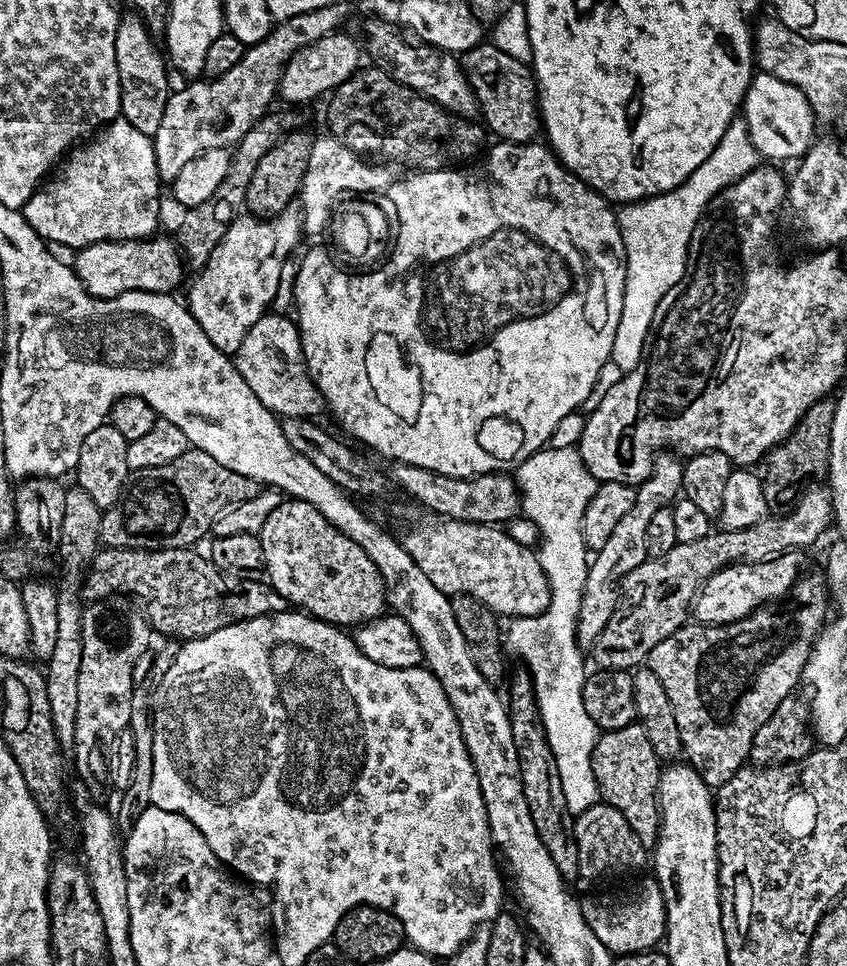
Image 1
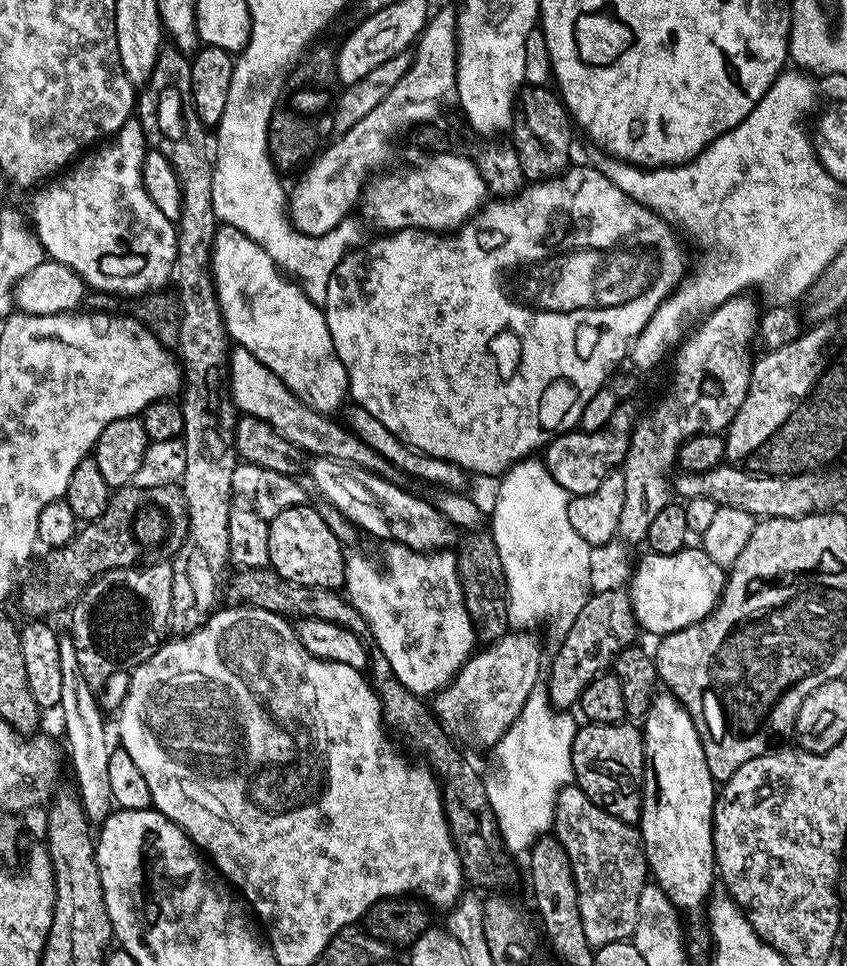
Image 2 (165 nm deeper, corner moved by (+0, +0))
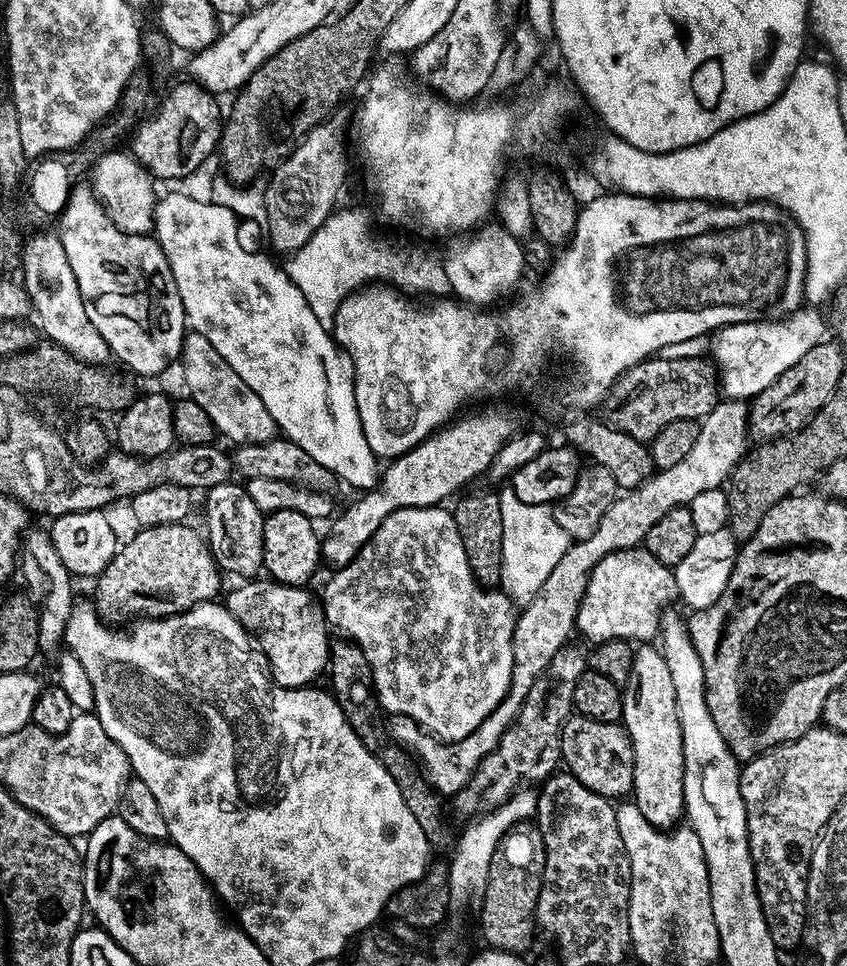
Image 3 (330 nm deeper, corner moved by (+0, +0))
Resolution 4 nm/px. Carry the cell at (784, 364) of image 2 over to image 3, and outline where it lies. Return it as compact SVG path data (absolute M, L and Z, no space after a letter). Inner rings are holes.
M731 398L721 399L721 401L716 404L714 410L701 419L698 439L694 442L693 449L690 450L689 454L686 454L682 462L678 462L676 466L659 469L638 488L621 493L615 502L607 508L598 524L598 529L594 530L590 538L569 543L566 553L562 554L561 561L554 566L549 577L546 578L546 582L542 584L542 590L540 590L531 603L525 605L517 615L515 630L512 635L514 670L511 674L511 690L507 692L503 702L498 704L495 710L487 716L485 722L482 722L472 734L467 735L466 738L441 744L441 741L437 740L435 736L428 732L410 734L410 732L414 730L417 731L418 725L416 721L408 715L390 714L387 717L387 733L397 744L403 744L404 747L408 748L408 750L417 757L425 773L425 779L431 785L433 791L437 791L442 796L453 796L459 793L476 772L477 767L482 762L482 758L497 748L502 734L512 725L518 713L521 712L522 702L526 700L526 695L530 692L530 687L532 687L537 680L538 674L550 664L550 658L569 643L568 638L570 634L573 635L575 631L578 606L581 605L586 586L589 584L589 574L593 572L594 566L596 566L606 554L641 545L645 538L646 531L650 530L650 528L654 526L654 523L658 522L663 514L666 514L667 510L685 507L694 499L695 495L702 494L705 490L721 487L731 477L731 472L746 454L748 448L746 442L749 443L750 440L748 423L749 405L745 401L733 400Z

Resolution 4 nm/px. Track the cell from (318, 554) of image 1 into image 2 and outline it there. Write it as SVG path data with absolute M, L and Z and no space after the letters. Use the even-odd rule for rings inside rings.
M299 504L290 510L282 510L272 520L268 521L270 530L270 558L269 565L273 572L290 582L298 582L302 586L326 586L337 590L344 587L344 566L346 552L343 552L342 542L332 533L330 526L320 517L319 511L308 504Z

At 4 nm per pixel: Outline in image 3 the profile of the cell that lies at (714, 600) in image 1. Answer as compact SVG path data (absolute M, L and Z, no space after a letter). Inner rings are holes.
M643 546L620 549L606 554L589 574L589 584L578 606L575 631L591 642L651 641L660 628L664 607L677 596L676 574L669 565L658 562Z

